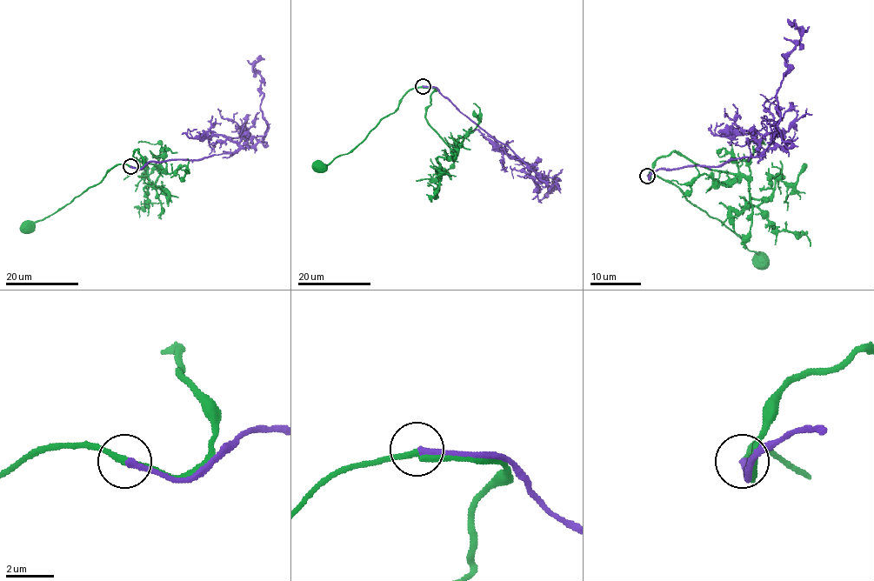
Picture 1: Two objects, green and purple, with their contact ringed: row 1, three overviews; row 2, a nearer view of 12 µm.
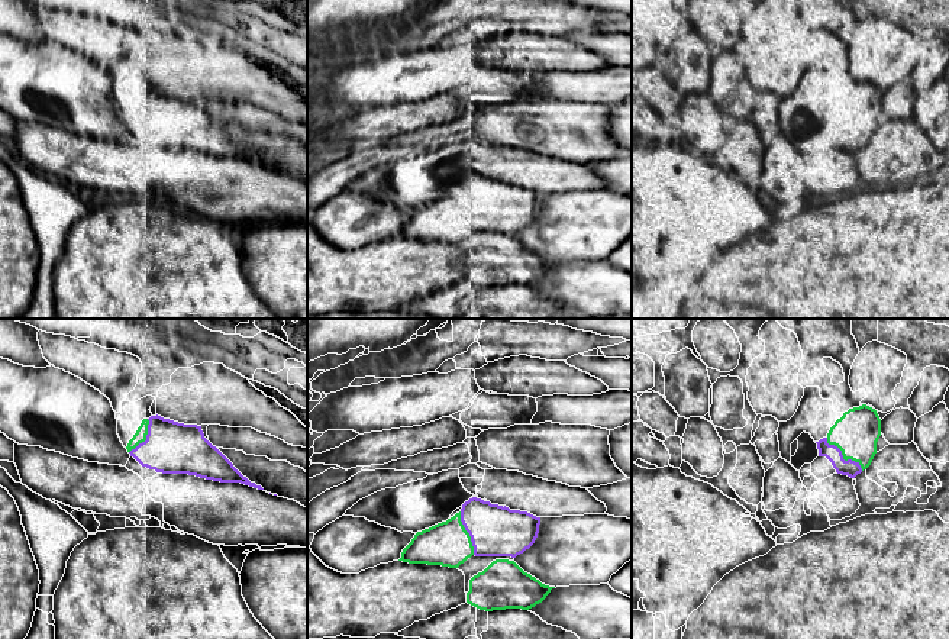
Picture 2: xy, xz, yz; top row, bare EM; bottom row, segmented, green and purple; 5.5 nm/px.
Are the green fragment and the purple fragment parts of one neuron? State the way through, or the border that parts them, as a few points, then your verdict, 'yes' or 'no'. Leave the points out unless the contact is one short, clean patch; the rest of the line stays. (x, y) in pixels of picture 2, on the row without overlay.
no

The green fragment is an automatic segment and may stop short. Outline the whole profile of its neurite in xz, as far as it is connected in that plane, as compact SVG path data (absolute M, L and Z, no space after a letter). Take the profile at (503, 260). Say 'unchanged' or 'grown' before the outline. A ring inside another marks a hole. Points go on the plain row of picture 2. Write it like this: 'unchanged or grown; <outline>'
unchanged; M496 235L469 255L467 278L485 287L522 284L542 278L551 265L514 236Z

